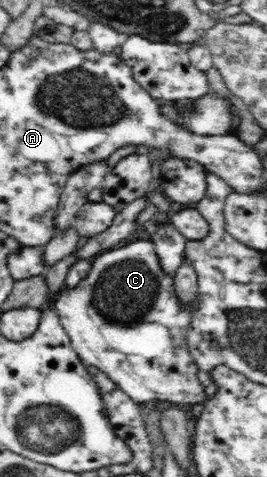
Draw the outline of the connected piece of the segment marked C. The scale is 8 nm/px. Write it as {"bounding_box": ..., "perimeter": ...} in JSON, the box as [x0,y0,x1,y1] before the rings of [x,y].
{"bounding_box":[54,241,208,405],"perimeter":[[[152,241],[130,242],[120,251],[112,249],[95,257],[88,275],[76,287],[64,287],[56,295],[54,307],[80,361],[86,367],[92,366],[106,374],[129,398],[138,403],[170,401],[178,405],[194,405],[208,400],[186,337],[191,317],[199,310],[200,301],[195,298],[192,304],[184,304],[179,299],[173,277],[159,264]]]}

